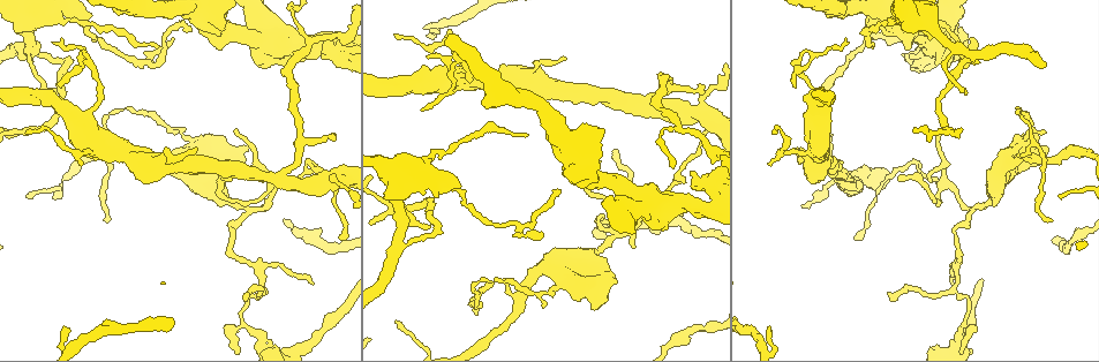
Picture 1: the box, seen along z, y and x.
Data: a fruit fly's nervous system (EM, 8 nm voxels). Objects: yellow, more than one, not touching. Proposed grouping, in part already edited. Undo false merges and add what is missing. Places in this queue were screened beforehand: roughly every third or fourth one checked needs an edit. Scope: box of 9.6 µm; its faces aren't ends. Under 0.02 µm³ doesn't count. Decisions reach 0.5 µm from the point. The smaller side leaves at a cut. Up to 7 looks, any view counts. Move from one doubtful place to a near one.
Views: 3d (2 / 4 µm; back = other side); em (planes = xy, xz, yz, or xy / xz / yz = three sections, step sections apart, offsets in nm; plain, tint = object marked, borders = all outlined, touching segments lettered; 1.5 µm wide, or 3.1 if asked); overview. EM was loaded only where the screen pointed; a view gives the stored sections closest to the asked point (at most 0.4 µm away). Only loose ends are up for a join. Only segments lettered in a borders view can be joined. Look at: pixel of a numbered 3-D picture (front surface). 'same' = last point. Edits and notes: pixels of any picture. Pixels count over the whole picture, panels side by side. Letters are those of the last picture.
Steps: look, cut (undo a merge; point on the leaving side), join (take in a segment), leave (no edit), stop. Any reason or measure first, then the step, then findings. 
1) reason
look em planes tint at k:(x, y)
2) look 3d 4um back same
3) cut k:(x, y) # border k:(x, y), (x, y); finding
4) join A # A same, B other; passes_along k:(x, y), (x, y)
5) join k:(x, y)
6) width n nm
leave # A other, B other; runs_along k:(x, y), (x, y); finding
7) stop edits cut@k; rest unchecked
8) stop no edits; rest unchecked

abrupt turn
look em planes tint at 1:(525, 225)

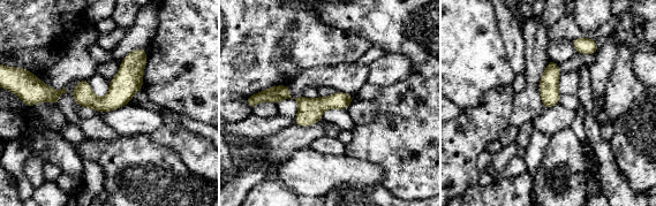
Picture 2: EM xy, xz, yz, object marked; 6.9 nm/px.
see the neighbours
look em planes borders same

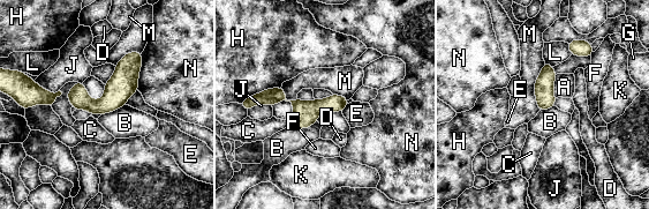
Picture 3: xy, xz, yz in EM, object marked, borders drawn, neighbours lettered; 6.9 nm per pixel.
leave # A other, B other, C other, D other, E other, F other, G other, H other, J other, K other, L other, M other, N other; border 3:(316, 120), (307, 127), (291, 127); continuous, no second neuron

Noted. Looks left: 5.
look em xz step 8 tint at 1:(637, 99)

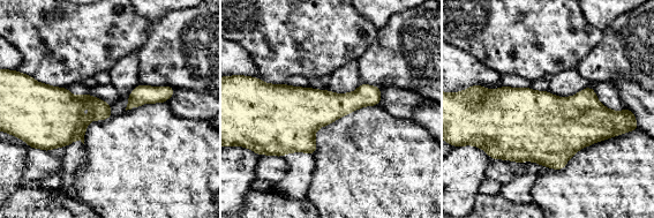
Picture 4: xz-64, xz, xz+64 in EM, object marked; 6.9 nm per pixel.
another direction
look em planes borders same

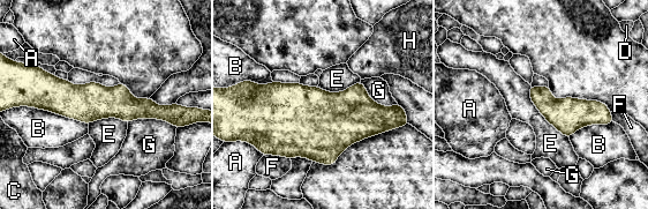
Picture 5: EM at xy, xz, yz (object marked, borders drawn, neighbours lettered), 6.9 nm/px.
leave # A other, B other, C other, D other, E other, F other, G other, H other; border 5:(4, 110), (35, 106), (88, 124); all the same neuron

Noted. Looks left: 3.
an open end
look em xy step 4 borders at 1:(702, 86)

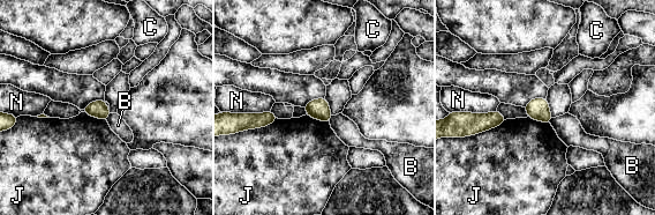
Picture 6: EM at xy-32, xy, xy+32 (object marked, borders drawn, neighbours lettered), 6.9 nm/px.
look em planes borders same

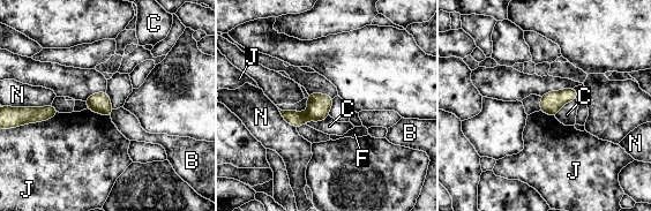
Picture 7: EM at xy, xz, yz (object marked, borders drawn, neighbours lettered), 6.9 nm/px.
leave # B other, C other, F other, J other, N other; border 7:(113, 110), (110, 115); none of them fits

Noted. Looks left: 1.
stop no edits; rest unchecked

